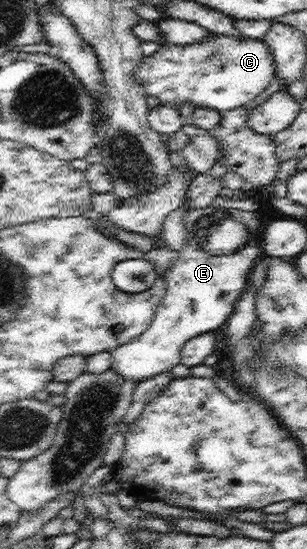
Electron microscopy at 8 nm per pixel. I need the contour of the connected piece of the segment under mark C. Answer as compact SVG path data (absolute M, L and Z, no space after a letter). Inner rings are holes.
M218 33L195 44L163 44L155 56L146 56L137 70L139 83L143 83L148 95L158 97L160 103L181 106L193 102L196 108L213 107L224 113L251 103L277 76L275 55L263 39L237 40Z

